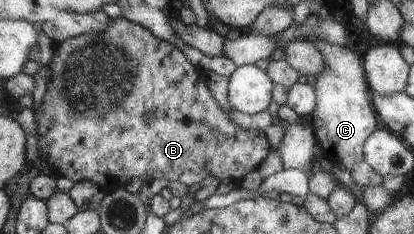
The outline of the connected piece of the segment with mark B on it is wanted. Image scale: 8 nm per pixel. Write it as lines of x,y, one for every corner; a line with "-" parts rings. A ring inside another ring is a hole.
118,17
110,19
110,23
108,23
103,32
78,35
78,37
62,41
62,43
56,45
48,68
50,69
50,79
47,80
47,89
40,105
39,113
34,113
38,124
38,147
40,147
41,157
44,157
54,168
56,175
68,177
74,183
78,183
78,181
93,181
103,190
110,191
111,189
122,188
125,182
132,181
132,179
140,179
145,184
154,182
154,179
166,179
166,181
170,182
180,181
186,187
194,185
194,183
200,183
208,175
215,175
221,179
242,179
252,169
256,169
262,163
262,159
268,155
268,151
270,151
270,143
268,143
264,132
244,129
244,127
236,125
228,117
228,113
224,113
218,107
218,100
208,85
208,79
202,75
202,69
194,67
188,61
188,57
176,45
172,45
168,41
160,41
158,37
154,37
145,27
131,22
128,18
-
148,113
152,113
152,117
154,117
152,123
144,121
144,115
148,115

